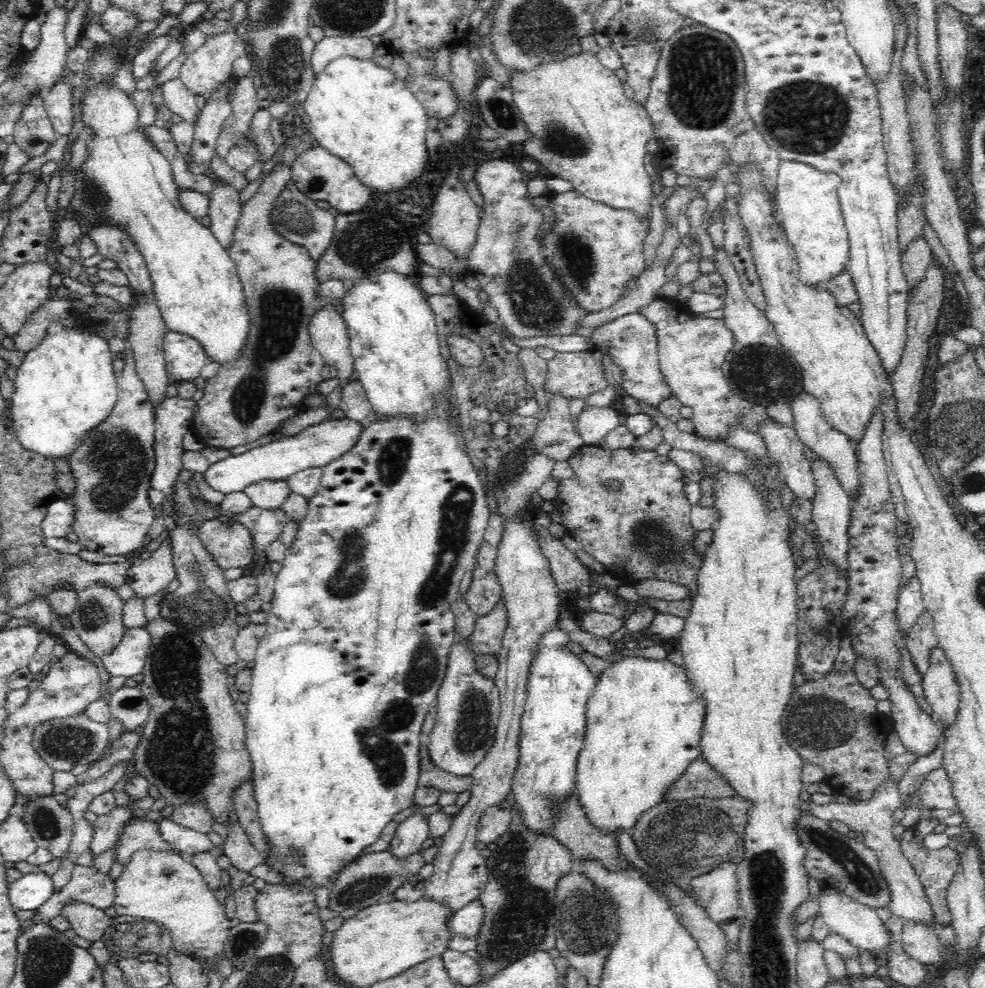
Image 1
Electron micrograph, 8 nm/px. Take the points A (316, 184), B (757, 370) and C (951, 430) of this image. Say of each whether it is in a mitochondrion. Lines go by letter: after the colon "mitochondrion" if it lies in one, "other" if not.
A: mitochondrion
B: mitochondrion
C: mitochondrion

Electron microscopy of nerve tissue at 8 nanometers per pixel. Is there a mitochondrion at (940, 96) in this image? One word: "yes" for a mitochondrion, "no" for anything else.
no

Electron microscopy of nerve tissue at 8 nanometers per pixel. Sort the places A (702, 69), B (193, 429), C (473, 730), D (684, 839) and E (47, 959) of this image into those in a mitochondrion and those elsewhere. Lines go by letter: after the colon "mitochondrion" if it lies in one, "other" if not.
A: mitochondrion
B: other
C: mitochondrion
D: mitochondrion
E: mitochondrion

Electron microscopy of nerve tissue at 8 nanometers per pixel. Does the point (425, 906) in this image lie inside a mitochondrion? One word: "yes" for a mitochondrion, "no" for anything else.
no

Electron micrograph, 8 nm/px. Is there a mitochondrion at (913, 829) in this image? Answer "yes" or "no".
no

